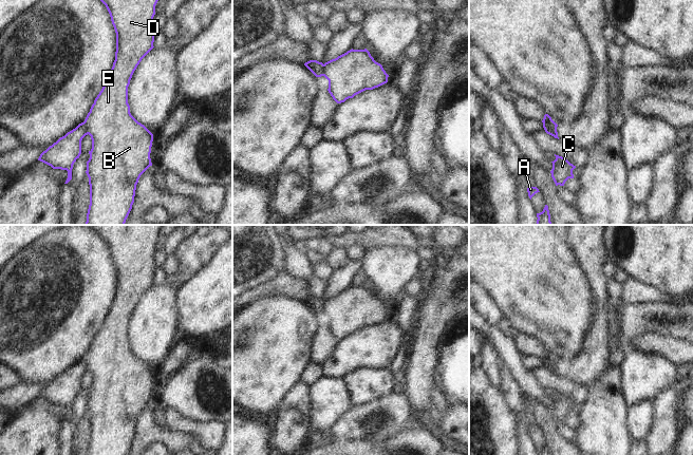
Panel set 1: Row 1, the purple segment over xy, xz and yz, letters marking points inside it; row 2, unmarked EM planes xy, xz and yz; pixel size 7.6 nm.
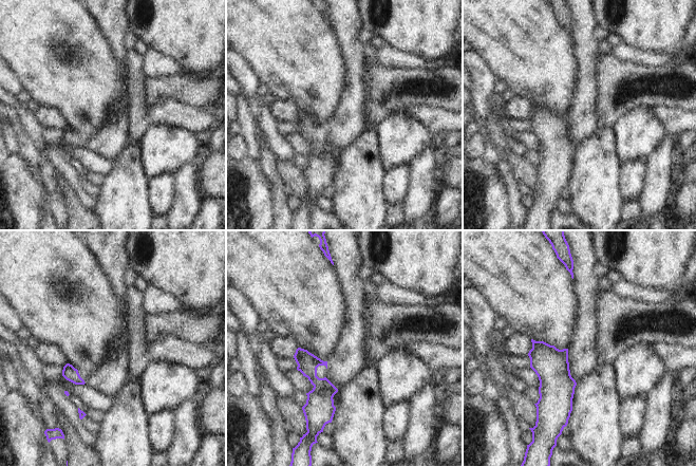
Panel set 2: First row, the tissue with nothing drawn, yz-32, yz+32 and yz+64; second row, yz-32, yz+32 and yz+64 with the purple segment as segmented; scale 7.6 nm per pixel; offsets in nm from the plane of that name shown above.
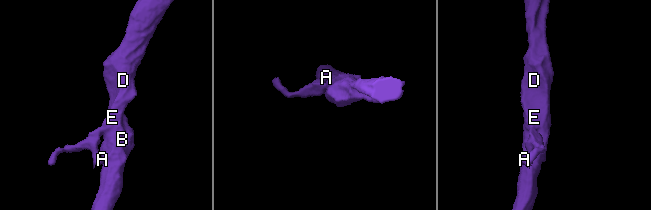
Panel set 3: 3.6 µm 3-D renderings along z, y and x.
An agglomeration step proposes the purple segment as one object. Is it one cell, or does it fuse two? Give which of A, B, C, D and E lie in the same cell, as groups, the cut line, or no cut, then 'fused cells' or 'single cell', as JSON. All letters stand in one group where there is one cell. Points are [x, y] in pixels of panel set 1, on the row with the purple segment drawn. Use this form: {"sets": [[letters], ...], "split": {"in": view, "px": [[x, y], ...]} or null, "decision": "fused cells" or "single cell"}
{"sets": [["A"], ["B", "C", "D", "E"]], "split": {"in": "yz", "px": [[543, 126], [556, 128]]}, "decision": "fused cells"}

